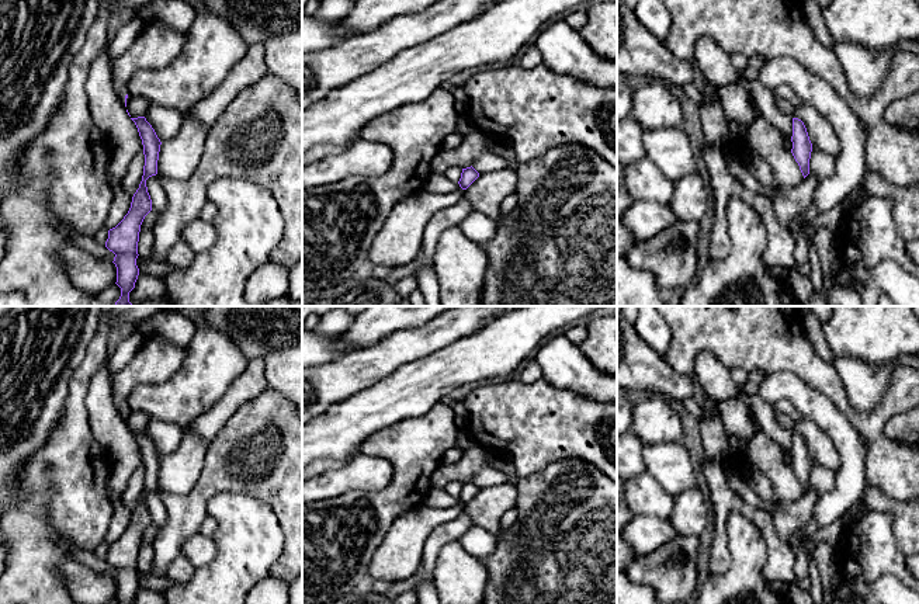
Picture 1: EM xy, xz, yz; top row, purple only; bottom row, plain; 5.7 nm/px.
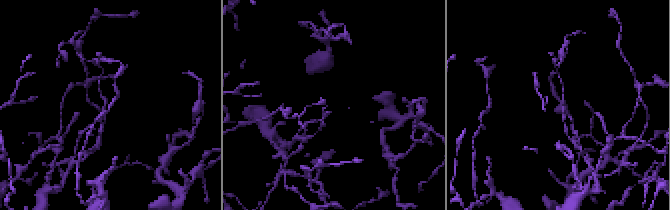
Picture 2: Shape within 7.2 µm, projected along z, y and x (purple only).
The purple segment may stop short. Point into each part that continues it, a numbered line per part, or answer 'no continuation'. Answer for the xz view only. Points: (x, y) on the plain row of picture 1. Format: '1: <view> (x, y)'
1: xz (489, 475)

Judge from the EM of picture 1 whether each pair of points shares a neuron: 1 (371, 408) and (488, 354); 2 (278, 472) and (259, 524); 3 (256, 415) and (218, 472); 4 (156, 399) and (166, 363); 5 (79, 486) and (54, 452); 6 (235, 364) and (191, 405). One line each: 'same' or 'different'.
1: same
2: different
3: same
4: different
5: same
6: same

